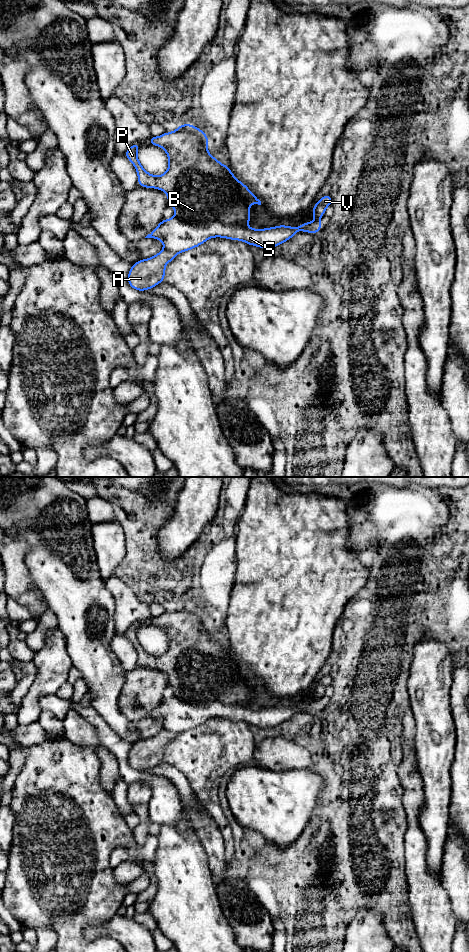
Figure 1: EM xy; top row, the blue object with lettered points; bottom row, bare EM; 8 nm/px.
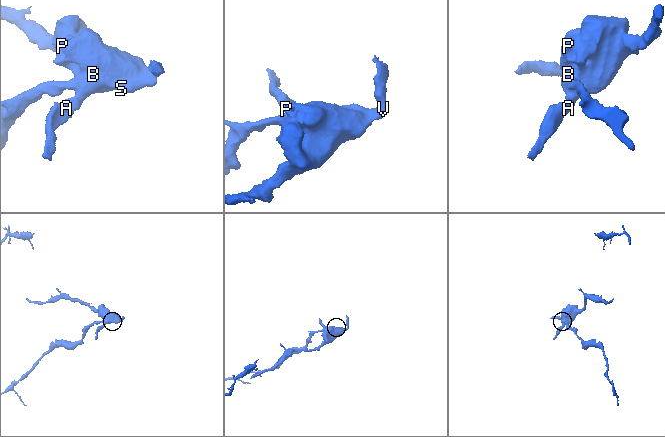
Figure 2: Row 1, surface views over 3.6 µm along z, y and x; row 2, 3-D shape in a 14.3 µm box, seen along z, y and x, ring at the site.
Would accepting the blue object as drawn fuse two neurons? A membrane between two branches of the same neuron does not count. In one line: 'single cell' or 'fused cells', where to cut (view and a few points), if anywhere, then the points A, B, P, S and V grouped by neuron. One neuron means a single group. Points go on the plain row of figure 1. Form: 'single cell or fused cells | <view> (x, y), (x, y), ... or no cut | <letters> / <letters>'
fused cells | xy (175, 695), (186, 701), (221, 701), (228, 705), (246, 707) | A B P V / S

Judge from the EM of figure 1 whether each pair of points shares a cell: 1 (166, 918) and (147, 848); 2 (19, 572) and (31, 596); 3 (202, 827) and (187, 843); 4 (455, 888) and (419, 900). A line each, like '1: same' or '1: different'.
1: different
2: same
3: different
4: different

